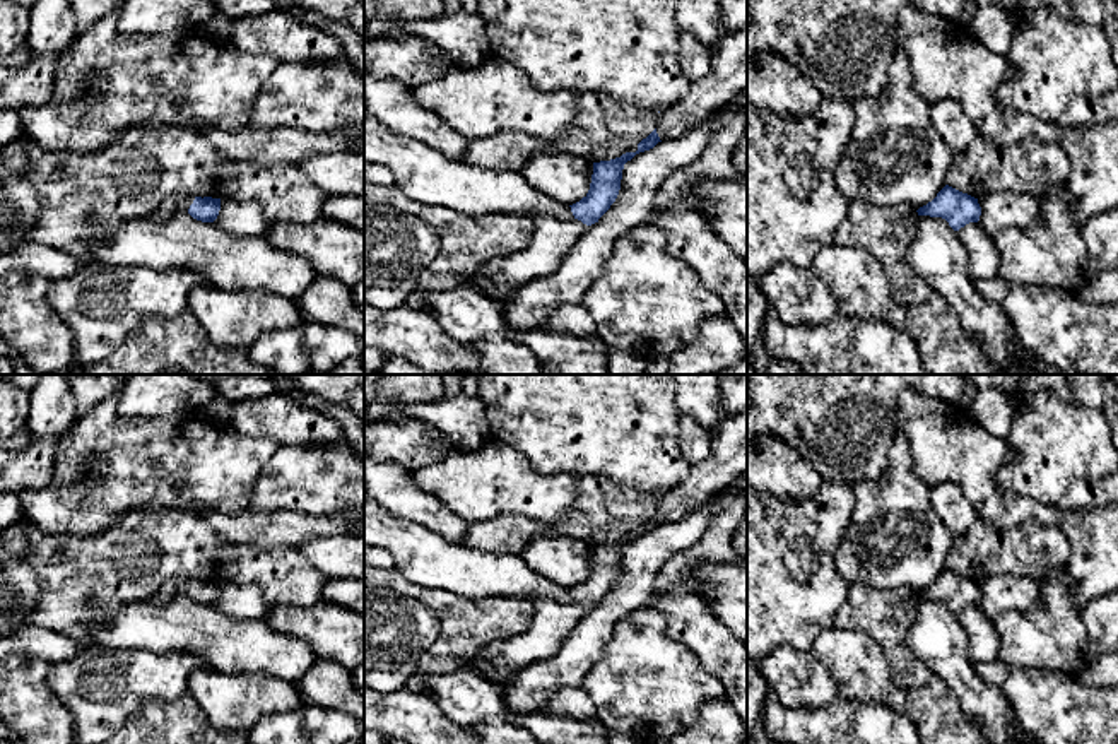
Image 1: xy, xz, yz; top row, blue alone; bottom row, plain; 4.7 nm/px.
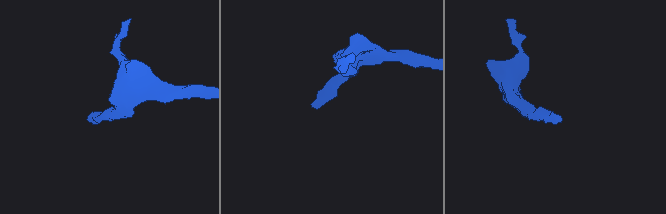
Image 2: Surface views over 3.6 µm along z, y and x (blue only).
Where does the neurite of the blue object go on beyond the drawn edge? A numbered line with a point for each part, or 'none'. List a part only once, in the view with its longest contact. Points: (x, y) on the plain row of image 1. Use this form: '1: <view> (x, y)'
1: xy (175, 587)

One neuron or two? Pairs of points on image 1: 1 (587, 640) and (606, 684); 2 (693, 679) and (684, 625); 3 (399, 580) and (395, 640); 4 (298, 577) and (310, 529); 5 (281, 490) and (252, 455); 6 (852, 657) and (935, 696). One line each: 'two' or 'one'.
1: two
2: two
3: two
4: two
5: two
6: one

